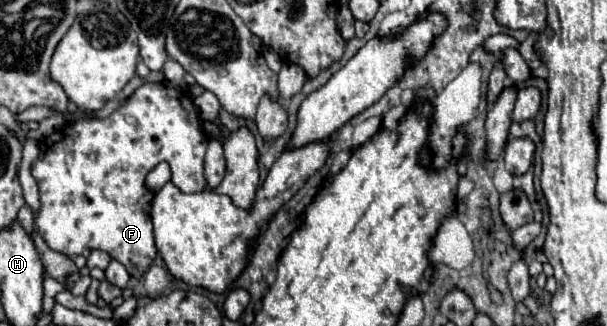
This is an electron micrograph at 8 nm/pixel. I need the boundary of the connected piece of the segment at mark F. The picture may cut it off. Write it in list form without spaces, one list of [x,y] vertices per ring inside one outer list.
[[[144,83],[134,91],[128,103],[116,109],[110,117],[70,123],[52,137],[40,143],[40,157],[32,167],[32,175],[40,189],[40,211],[34,219],[36,229],[54,251],[68,257],[88,257],[92,249],[102,249],[110,257],[118,259],[132,277],[140,279],[156,257],[152,221],[148,215],[152,193],[148,193],[144,185],[146,173],[160,161],[166,161],[172,169],[172,181],[180,187],[180,191],[196,193],[206,189],[204,153],[208,137],[202,133],[202,123],[192,97],[168,83]]]

